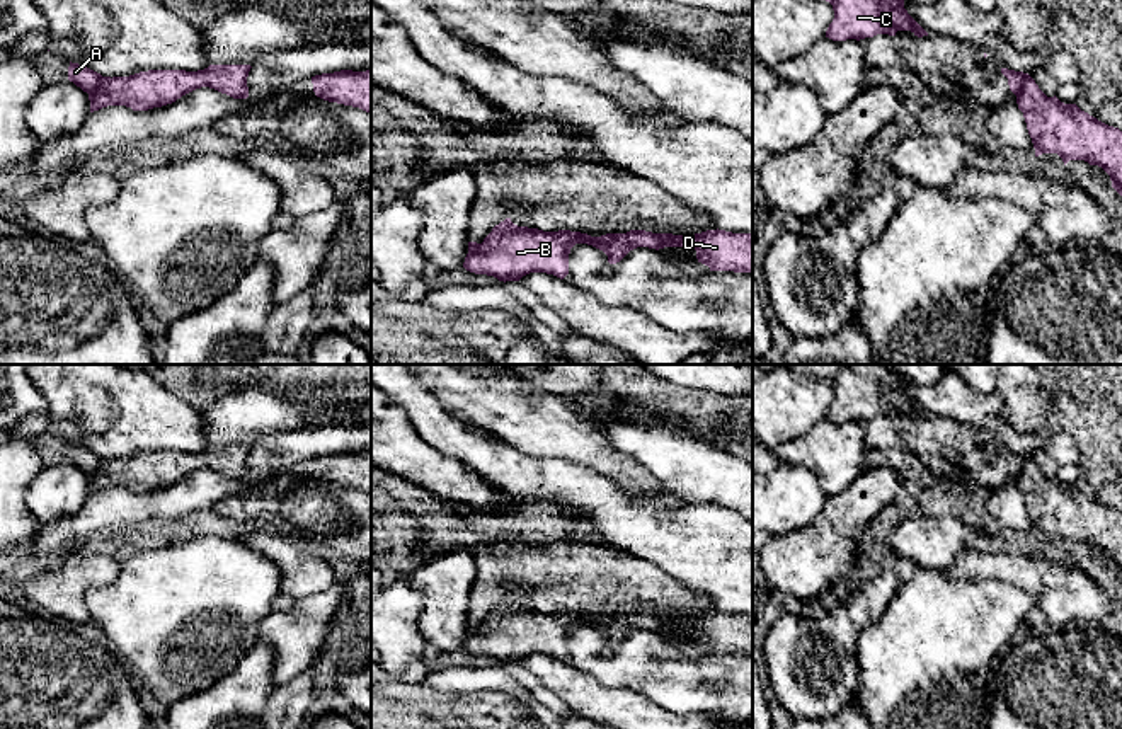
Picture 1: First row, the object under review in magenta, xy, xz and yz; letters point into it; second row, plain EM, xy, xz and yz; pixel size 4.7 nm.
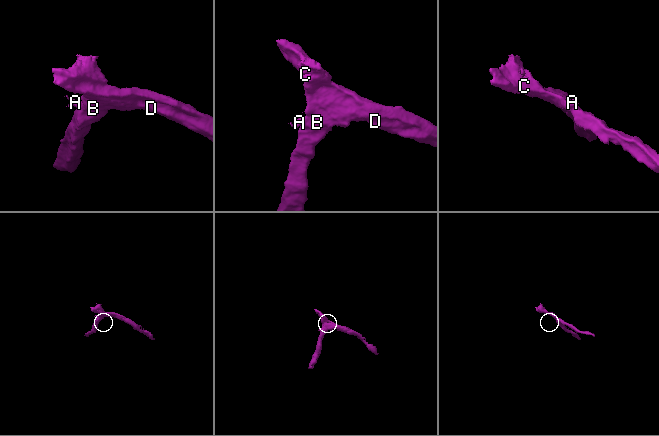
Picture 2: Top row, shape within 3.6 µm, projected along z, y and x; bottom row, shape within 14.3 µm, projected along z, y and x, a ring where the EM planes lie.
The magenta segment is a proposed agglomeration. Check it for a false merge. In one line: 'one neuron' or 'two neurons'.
two neurons

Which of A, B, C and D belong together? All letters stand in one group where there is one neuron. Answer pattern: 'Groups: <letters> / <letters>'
Groups: A / B C D

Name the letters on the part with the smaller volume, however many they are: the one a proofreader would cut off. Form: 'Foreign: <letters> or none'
Foreign: A

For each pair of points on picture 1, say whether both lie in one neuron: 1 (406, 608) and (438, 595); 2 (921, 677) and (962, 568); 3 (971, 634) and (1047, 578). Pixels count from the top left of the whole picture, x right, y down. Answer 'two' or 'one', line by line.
1: two
2: two
3: two

